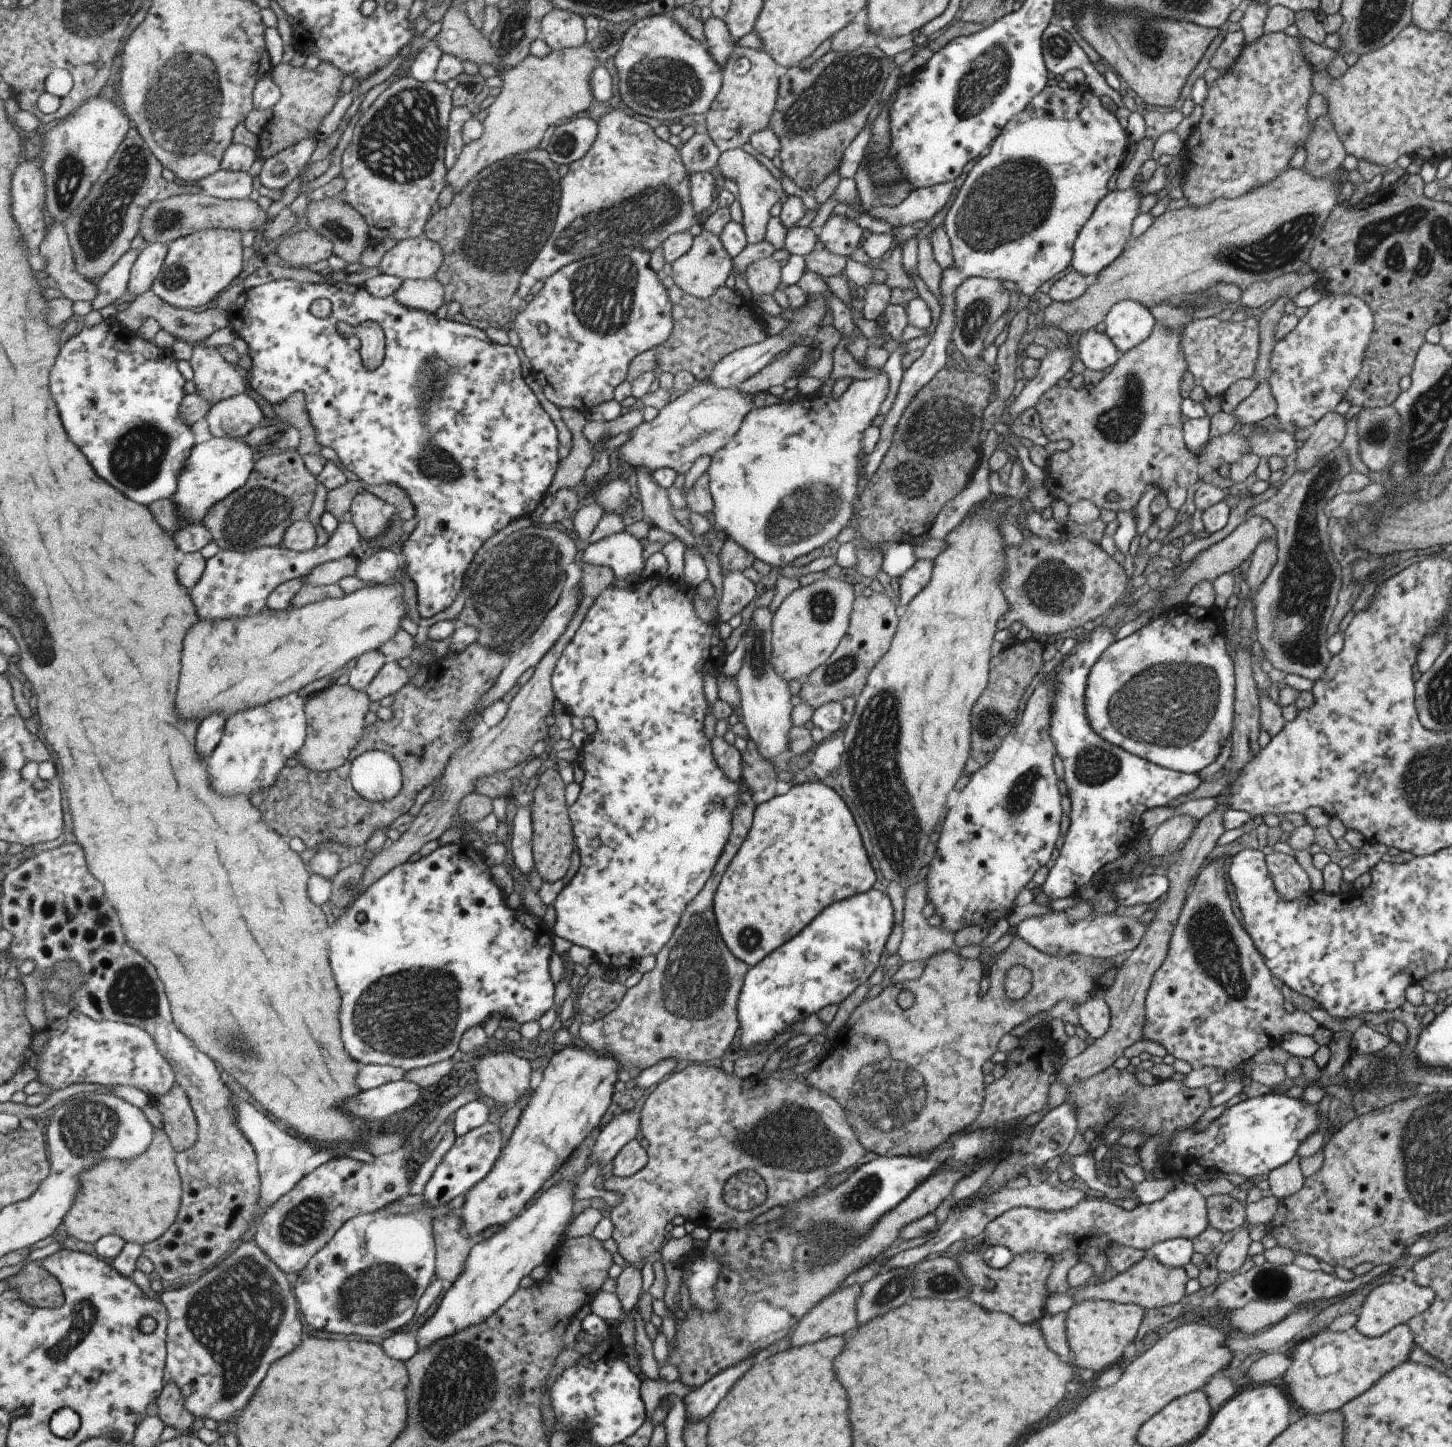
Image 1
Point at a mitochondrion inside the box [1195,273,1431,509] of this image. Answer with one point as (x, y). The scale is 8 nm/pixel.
(1379, 432)

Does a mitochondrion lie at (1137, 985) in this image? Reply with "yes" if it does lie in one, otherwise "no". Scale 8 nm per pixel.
no

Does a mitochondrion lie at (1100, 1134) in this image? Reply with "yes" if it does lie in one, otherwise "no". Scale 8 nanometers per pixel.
no

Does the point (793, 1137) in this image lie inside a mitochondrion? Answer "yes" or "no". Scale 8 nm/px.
yes

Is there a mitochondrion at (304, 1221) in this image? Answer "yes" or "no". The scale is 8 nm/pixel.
yes

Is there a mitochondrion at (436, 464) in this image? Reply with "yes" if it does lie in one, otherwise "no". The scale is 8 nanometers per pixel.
yes

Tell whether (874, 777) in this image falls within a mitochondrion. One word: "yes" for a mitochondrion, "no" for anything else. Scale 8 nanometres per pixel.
yes

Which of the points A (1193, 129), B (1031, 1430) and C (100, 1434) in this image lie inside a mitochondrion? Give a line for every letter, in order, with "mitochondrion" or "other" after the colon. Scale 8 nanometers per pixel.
A: other
B: other
C: other

